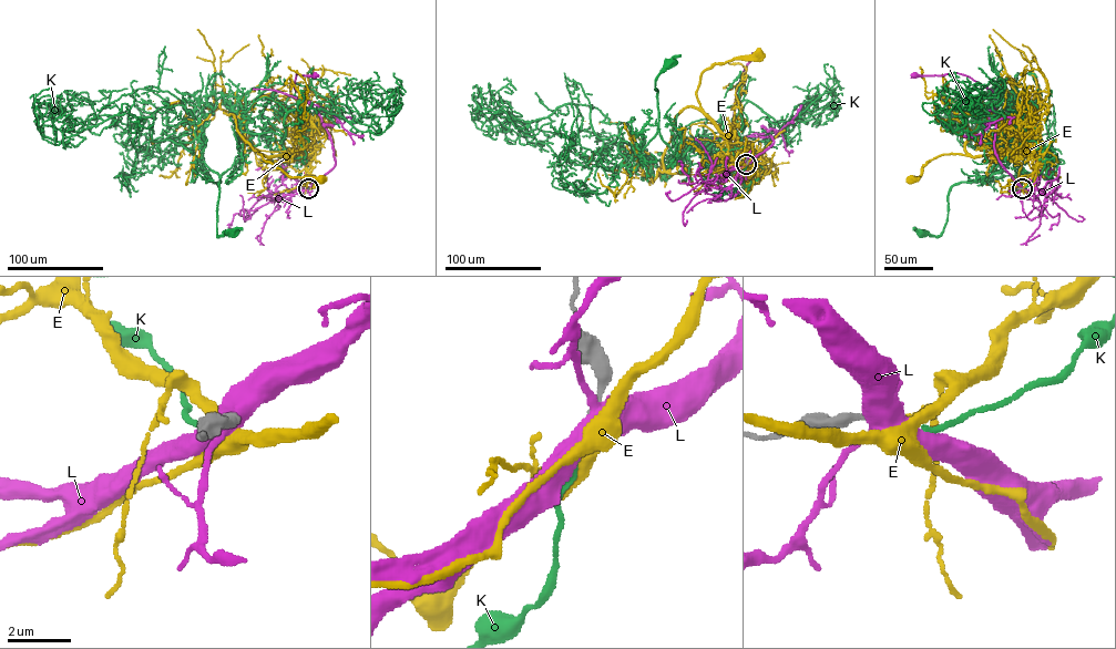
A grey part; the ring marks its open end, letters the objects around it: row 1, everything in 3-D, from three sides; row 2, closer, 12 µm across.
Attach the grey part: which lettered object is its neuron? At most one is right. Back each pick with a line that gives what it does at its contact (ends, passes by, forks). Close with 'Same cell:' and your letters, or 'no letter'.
K: it ends there
Same cell: K

